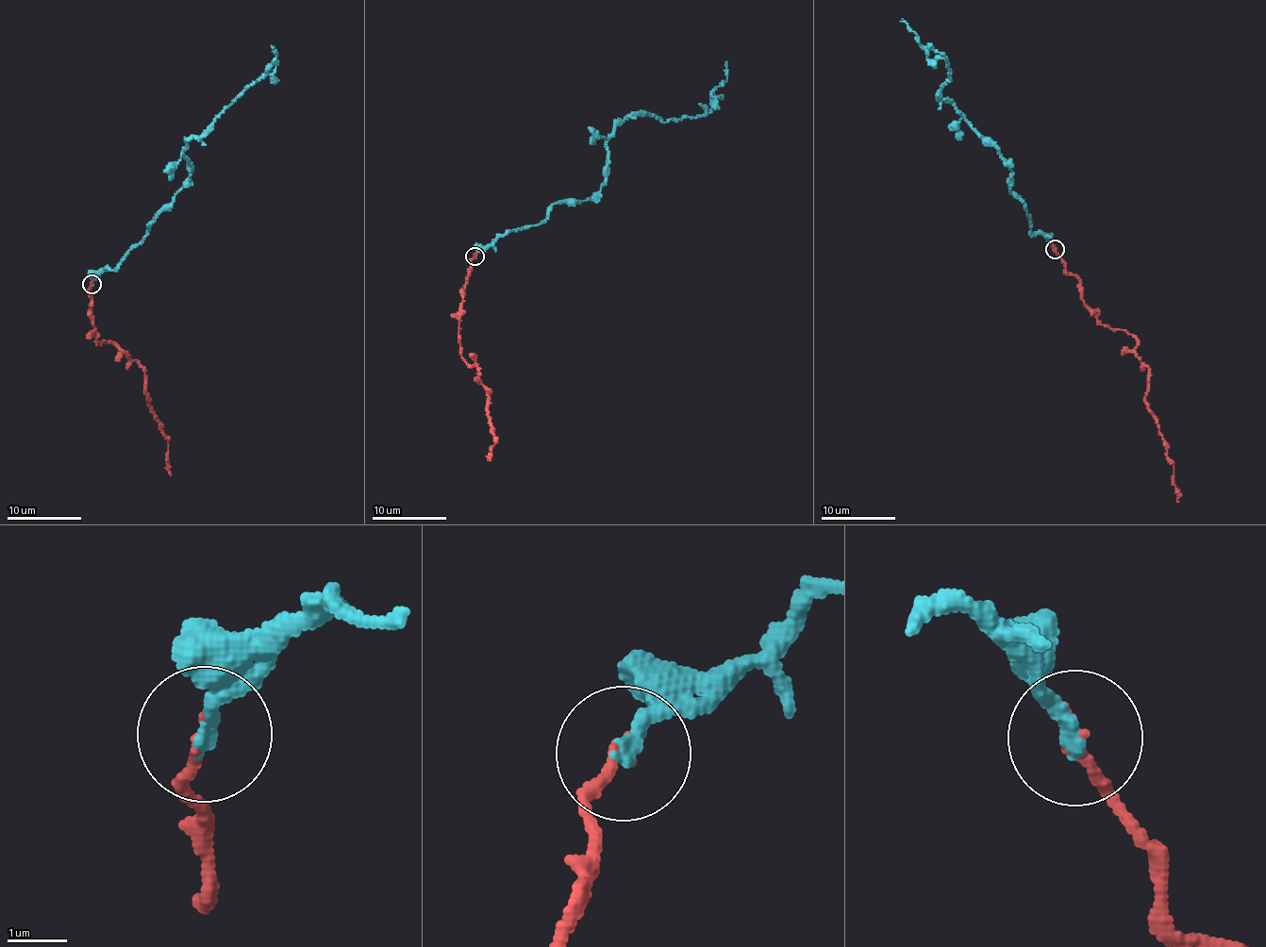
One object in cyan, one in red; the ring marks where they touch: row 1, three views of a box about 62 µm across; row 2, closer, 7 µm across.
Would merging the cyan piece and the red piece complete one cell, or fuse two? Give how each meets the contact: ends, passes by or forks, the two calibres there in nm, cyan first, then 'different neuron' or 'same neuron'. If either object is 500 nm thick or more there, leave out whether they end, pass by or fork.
cyan ends; red ends; calibres 260 and 190 nm; different neuron

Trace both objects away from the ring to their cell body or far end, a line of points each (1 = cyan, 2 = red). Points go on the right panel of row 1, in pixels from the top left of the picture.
1: (1055, 248), (1031, 232), (1009, 191), (1010, 162), (939, 98), (951, 79), (946, 56), (900, 21)
2: (1055, 248), (1095, 317), (1138, 342), (1134, 352), (1149, 369), (1145, 403), (1179, 502)

